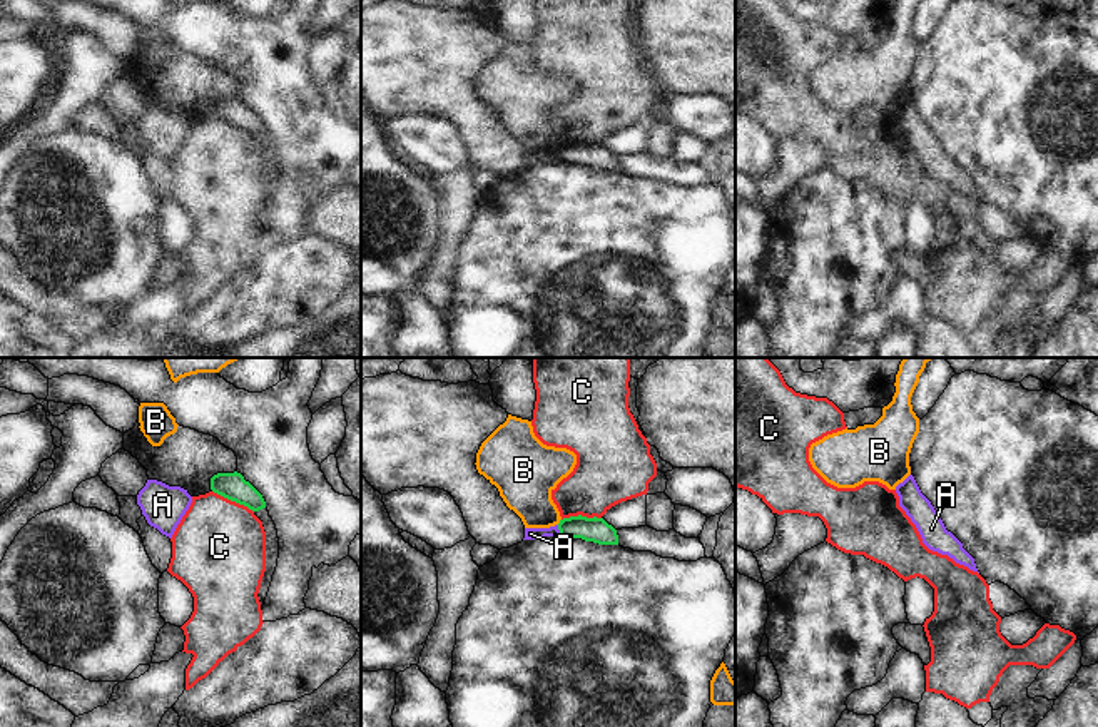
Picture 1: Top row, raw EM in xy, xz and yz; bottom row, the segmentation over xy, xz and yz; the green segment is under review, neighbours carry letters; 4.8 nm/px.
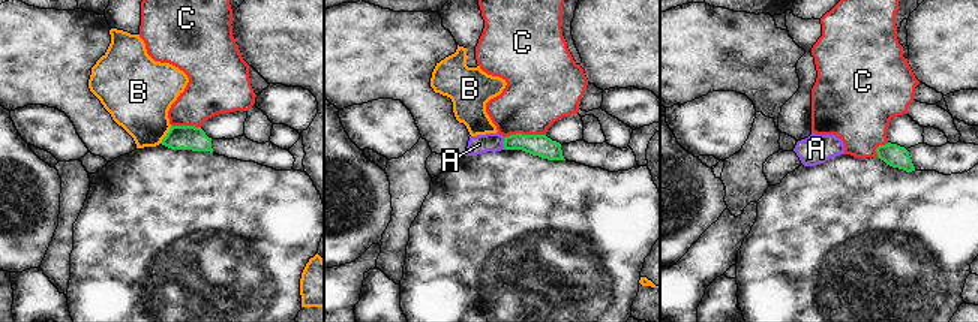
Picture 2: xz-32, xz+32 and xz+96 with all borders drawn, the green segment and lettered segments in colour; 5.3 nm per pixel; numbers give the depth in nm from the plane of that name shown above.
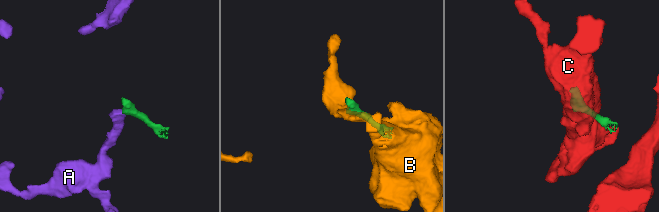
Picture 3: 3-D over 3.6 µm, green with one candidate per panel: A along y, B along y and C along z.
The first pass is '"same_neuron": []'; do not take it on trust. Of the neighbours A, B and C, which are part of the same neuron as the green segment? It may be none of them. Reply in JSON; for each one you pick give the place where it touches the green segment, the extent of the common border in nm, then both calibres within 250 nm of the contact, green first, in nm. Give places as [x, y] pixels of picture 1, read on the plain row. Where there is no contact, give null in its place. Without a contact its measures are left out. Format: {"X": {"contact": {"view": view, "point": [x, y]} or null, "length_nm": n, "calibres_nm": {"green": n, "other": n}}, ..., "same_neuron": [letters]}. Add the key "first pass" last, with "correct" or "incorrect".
{"same_neuron": [], "first pass": "correct"}

